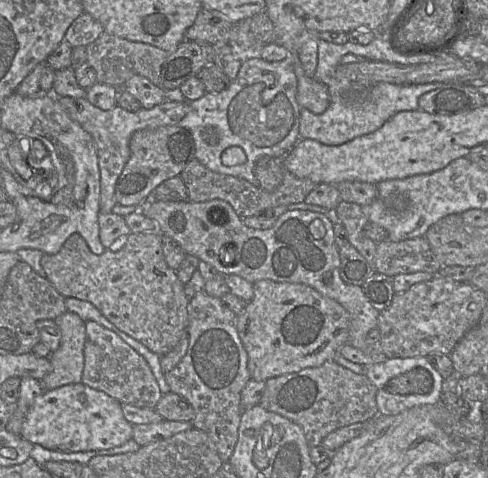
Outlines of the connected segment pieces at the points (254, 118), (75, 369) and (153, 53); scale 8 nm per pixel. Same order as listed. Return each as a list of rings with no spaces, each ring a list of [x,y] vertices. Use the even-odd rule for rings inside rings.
[[[377,35],[368,45],[349,41],[339,45],[318,38],[318,60],[313,78],[326,85],[330,94],[330,103],[322,114],[314,114],[299,106],[296,100],[297,78],[289,57],[278,62],[267,62],[261,58],[244,60],[237,77],[225,90],[219,93],[206,92],[201,98],[188,102],[189,110],[177,125],[191,133],[195,143],[195,158],[213,172],[241,178],[259,186],[254,174],[259,158],[269,156],[281,160],[300,138],[338,146],[373,133],[396,113],[419,109],[420,96],[444,84],[397,85],[380,82],[365,91],[361,100],[350,101],[340,91],[340,82],[335,79],[336,68],[346,54],[369,61],[401,65],[424,64],[437,58],[436,54],[401,55],[385,35]],[[234,146],[244,151],[246,161],[240,165],[226,166],[222,163],[221,155]]]
[[[66,311],[56,319],[61,331],[61,342],[57,350],[49,355],[51,371],[40,380],[44,391],[52,390],[67,384],[76,384],[82,382],[82,373],[84,369],[84,346],[86,340],[85,322],[74,312]]]
[[[103,32],[94,42],[86,46],[87,63],[96,73],[97,83],[107,84],[120,89],[135,75],[149,79],[161,88],[161,68],[168,52],[153,45],[126,40]]]

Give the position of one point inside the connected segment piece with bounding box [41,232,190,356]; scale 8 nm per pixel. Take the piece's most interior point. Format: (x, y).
(132, 286)

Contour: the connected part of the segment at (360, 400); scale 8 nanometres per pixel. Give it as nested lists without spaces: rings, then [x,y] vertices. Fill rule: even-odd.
[[[333,359],[318,367],[269,378],[259,405],[300,425],[308,445],[315,447],[336,429],[375,417],[379,413],[377,391],[365,374],[356,374]]]

